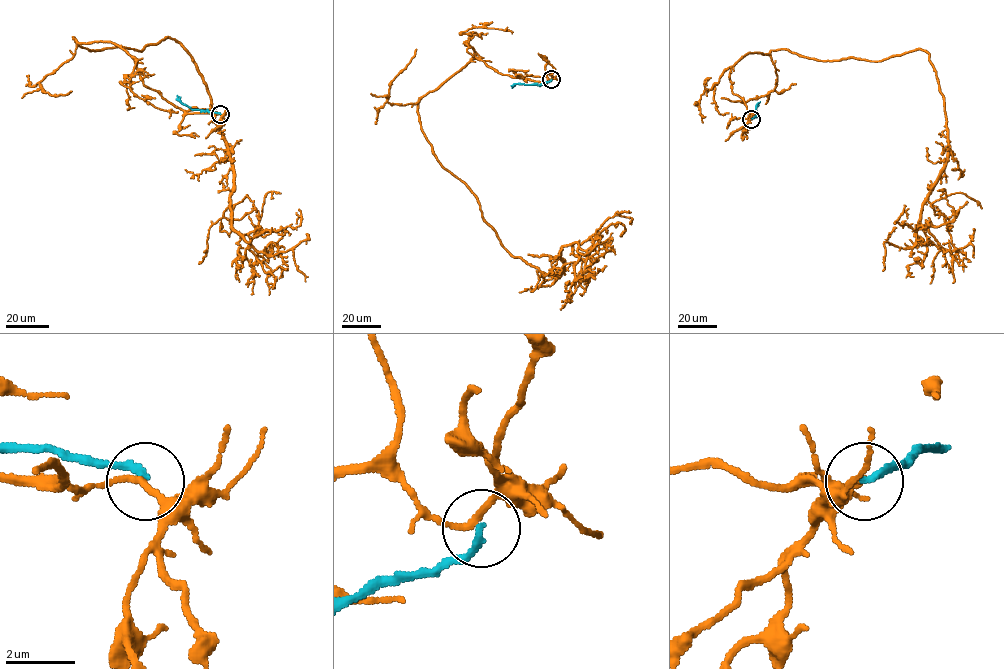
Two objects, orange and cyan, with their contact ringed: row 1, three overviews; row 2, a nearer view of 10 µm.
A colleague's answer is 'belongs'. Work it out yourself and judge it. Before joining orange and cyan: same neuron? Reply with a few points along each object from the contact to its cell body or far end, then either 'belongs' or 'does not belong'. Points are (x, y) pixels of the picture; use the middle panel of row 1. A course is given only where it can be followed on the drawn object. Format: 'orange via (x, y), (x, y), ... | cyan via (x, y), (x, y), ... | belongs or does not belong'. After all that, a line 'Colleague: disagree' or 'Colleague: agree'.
orange via (551, 79), (472, 59), (418, 104), (433, 153), (544, 274), (629, 211) | cyan via (551, 79), (539, 85), (516, 83), (512, 88) | does not belong
Colleague: disagree

